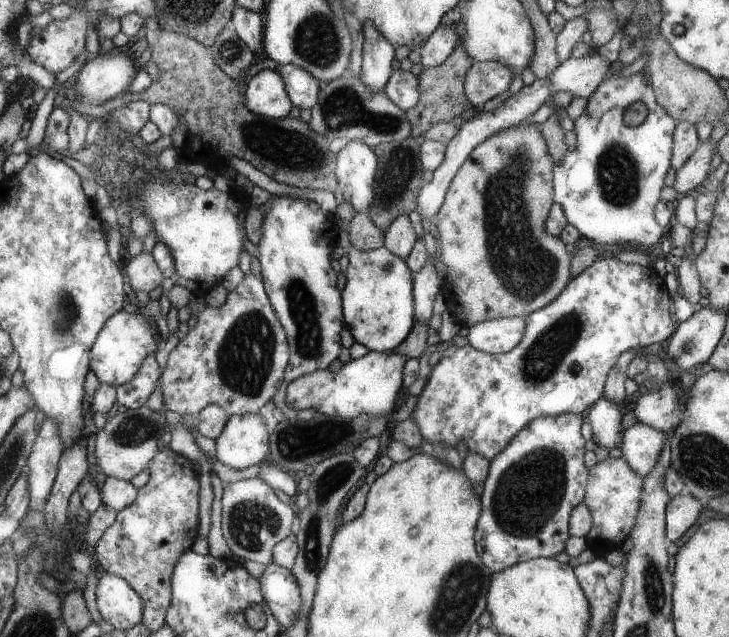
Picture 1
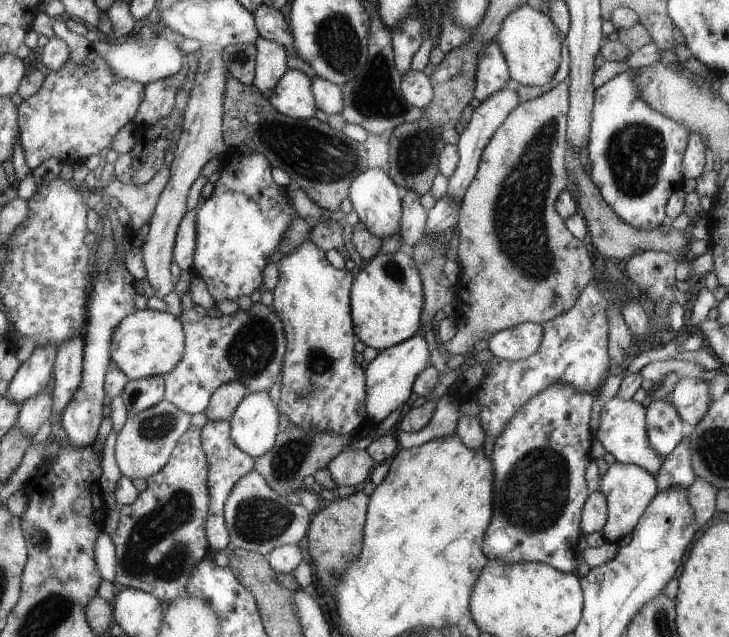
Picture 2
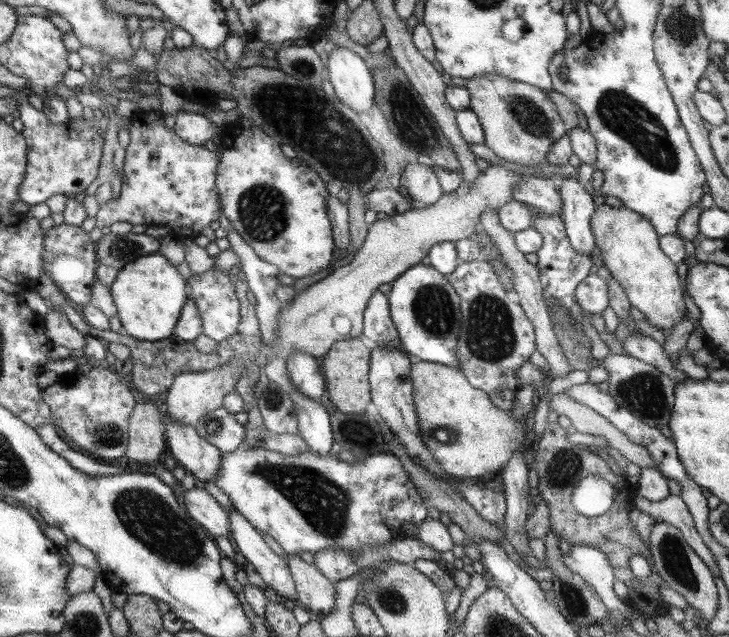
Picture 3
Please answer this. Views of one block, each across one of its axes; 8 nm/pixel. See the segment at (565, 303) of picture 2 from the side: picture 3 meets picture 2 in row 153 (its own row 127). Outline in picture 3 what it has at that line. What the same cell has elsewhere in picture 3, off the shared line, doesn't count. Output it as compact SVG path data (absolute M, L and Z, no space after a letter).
M491 72L465 78L462 83L470 93L469 110L479 119L484 145L501 160L522 166L545 164L549 147L567 133L556 106L539 88Z

